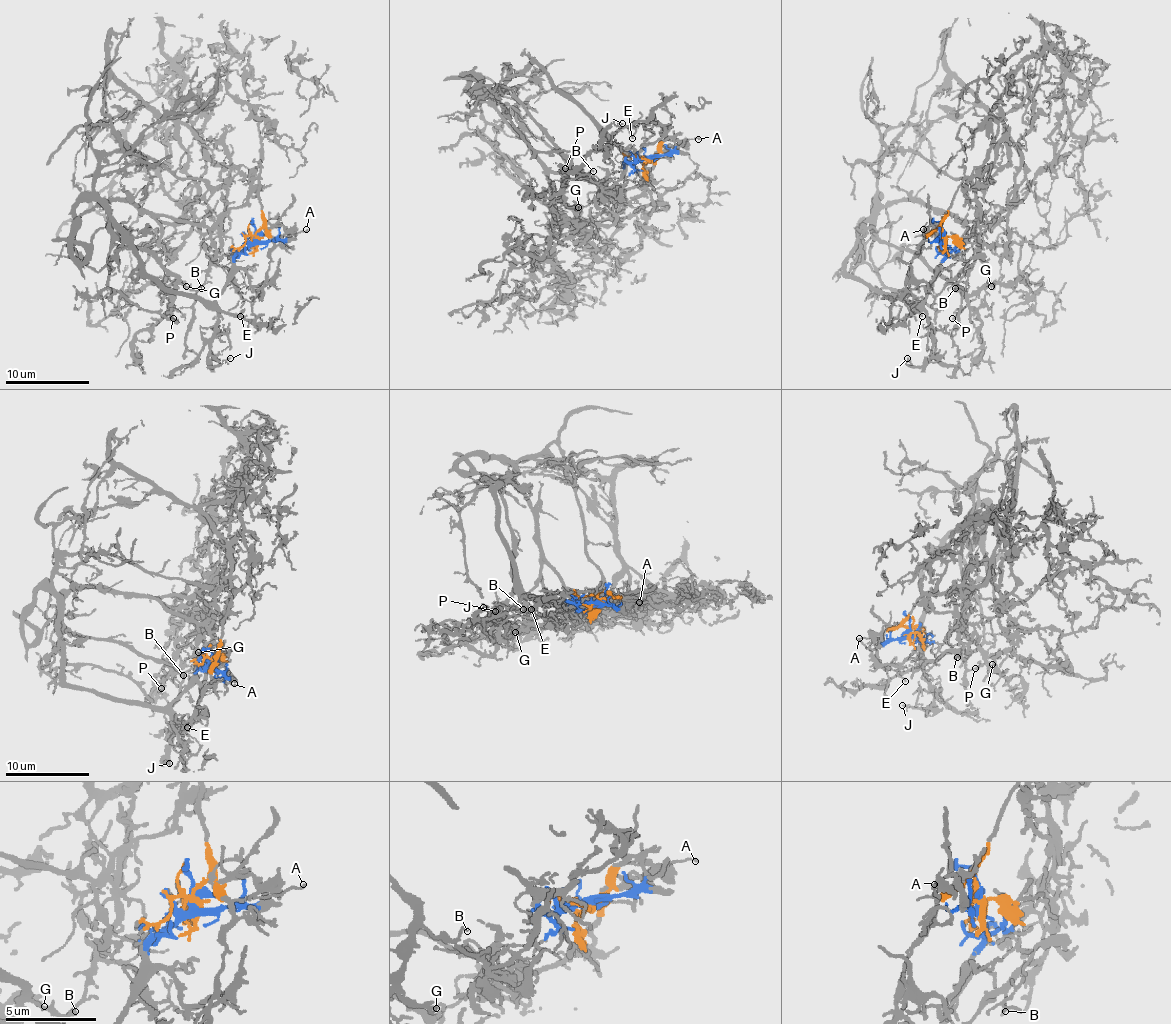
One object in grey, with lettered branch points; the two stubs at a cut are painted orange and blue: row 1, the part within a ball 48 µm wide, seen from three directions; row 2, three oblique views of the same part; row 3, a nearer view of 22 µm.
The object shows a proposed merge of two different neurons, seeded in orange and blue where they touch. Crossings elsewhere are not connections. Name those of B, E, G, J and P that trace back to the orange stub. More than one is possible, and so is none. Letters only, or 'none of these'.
none of these

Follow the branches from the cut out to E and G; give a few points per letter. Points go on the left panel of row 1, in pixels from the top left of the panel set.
E: (256, 238), (237, 257), (235, 272), (216, 299), (225, 312), (243, 312), (239, 316)
G: (256, 238), (227, 257), (206, 228), (105, 205), (113, 232), (176, 278), (172, 293), (178, 282), (187, 287)

